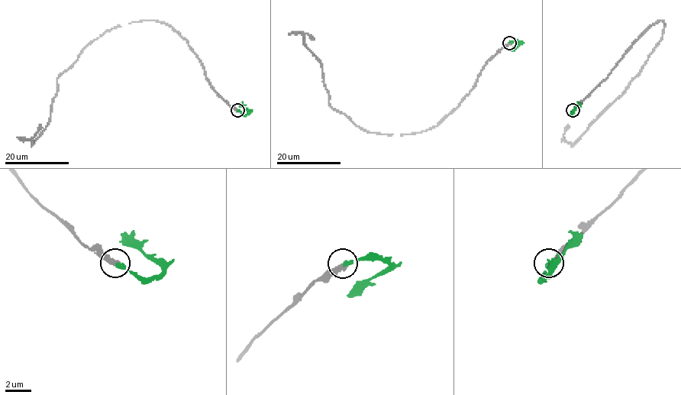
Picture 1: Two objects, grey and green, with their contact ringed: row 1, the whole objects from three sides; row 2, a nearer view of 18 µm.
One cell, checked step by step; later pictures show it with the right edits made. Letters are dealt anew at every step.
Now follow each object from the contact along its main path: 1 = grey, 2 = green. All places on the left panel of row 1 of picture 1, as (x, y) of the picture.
1: (237, 110), (212, 89), (188, 43), (153, 20), (93, 40), (56, 79), (50, 119), (33, 143), (40, 124)
2: (238, 110), (244, 114), (249, 112), (239, 103)

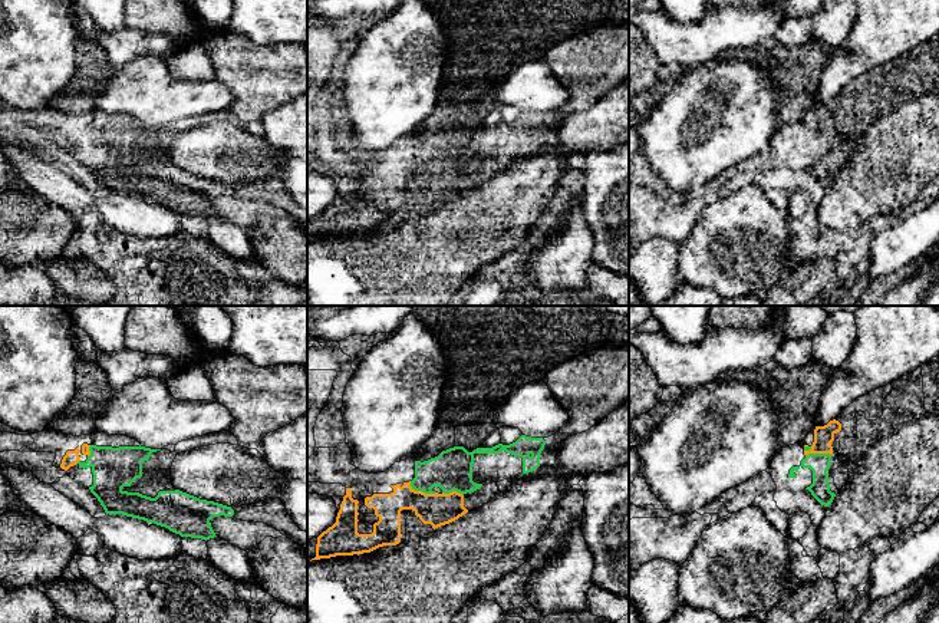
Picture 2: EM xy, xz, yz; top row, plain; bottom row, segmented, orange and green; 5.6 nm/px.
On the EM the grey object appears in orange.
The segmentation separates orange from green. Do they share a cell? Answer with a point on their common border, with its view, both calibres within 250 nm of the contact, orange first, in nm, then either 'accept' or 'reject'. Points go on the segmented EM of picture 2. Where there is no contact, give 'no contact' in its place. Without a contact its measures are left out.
contact yz (819, 452); calibres 110 and 110 nm; accept

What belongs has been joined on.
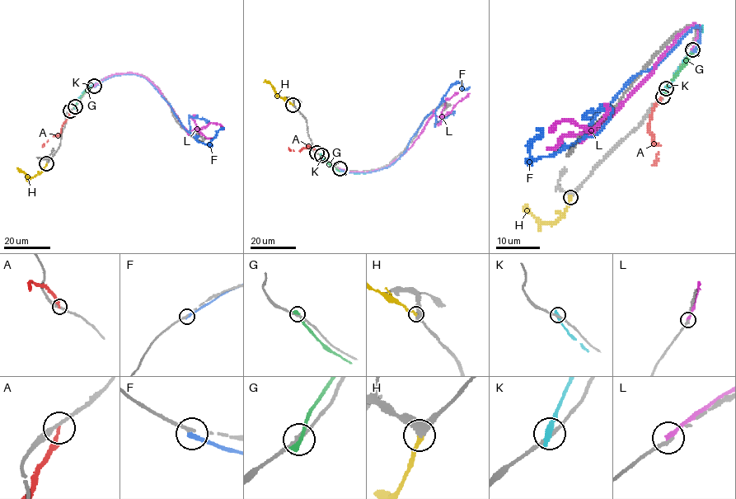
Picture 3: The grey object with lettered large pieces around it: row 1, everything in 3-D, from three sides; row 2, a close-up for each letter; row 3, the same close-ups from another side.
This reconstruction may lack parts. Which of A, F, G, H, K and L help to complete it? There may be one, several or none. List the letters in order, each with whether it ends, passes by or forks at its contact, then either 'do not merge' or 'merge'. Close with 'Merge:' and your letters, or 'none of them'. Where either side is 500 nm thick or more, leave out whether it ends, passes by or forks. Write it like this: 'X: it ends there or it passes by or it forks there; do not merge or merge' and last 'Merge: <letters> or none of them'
A: it ends there; do not merge
F: it ends there; do not merge
G: it ends there; do not merge
H: it ends there; merge
K: it ends there; do not merge
L: it ends there; do not merge
Merge: H

